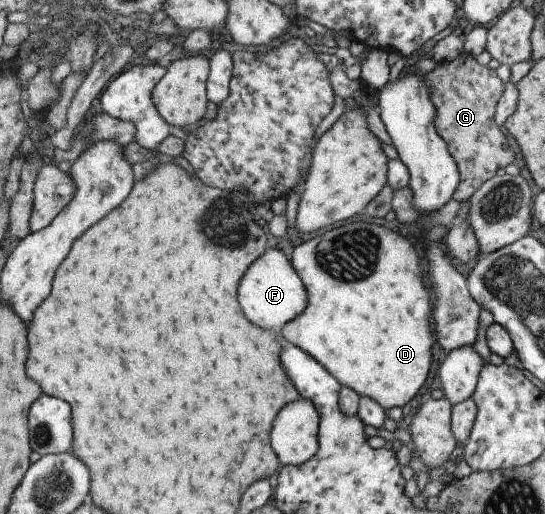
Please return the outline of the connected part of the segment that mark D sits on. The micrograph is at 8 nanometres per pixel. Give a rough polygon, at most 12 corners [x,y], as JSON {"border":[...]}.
{"border":[[369,222],[301,242],[283,341],[383,410],[427,378],[420,252]]}

